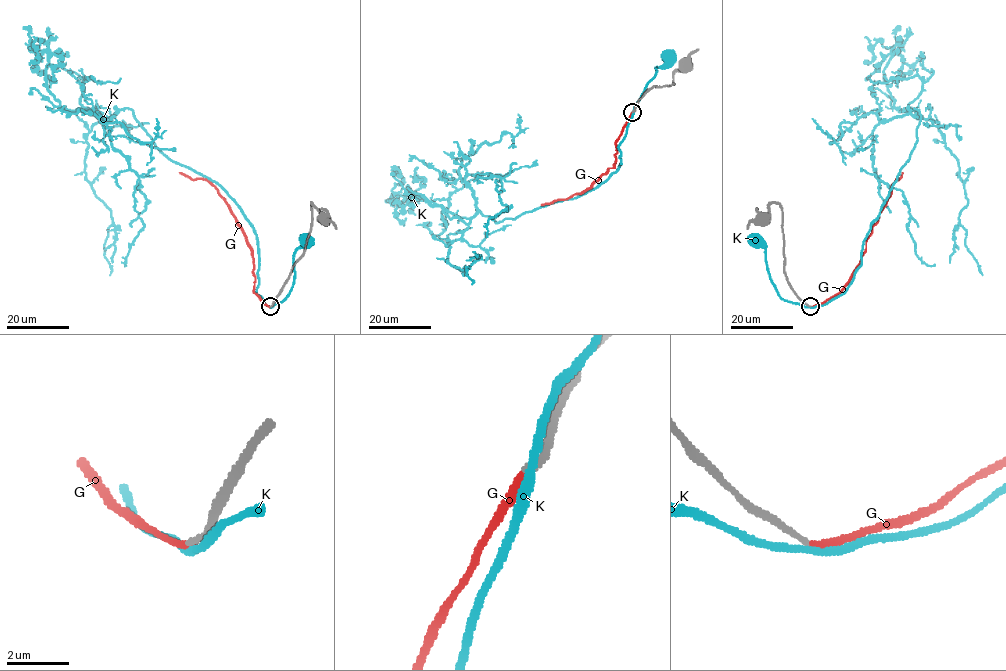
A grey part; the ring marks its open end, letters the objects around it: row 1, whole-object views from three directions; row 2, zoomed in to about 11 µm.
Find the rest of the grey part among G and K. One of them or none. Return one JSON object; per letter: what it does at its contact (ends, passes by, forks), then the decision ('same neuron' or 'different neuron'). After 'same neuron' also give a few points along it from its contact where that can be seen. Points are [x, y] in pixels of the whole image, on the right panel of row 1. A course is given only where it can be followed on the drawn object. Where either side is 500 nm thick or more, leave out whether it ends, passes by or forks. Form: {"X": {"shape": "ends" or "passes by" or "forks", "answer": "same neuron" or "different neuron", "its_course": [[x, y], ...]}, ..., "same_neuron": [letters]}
{"G": {"shape": "ends", "answer": "same neuron", "its_course": [[810, 306], [836, 295], [848, 280], [864, 251], [872, 226], [891, 194], [891, 186], [902, 172]]}, "K": {"shape": "passes by", "answer": "different neuron"}, "same_neuron": ["G"]}

